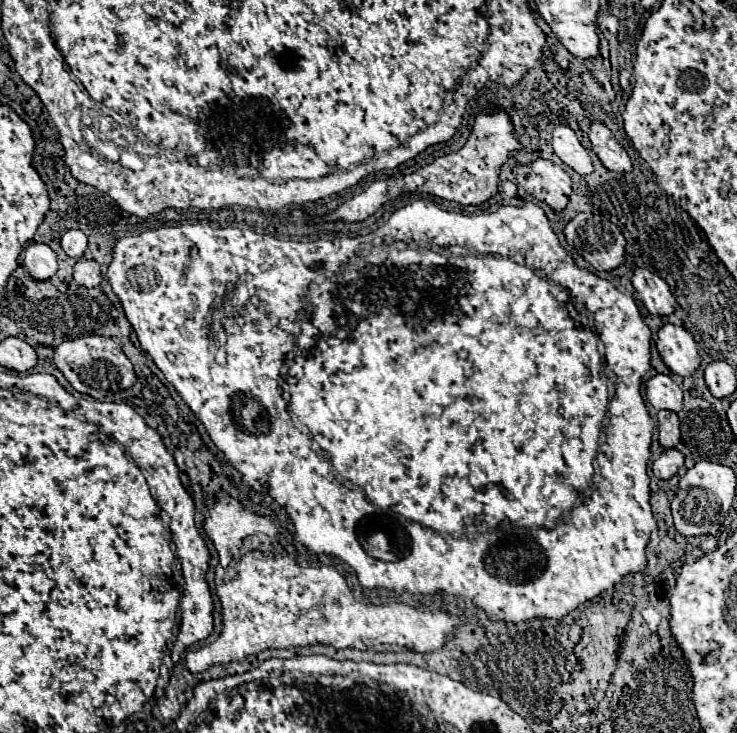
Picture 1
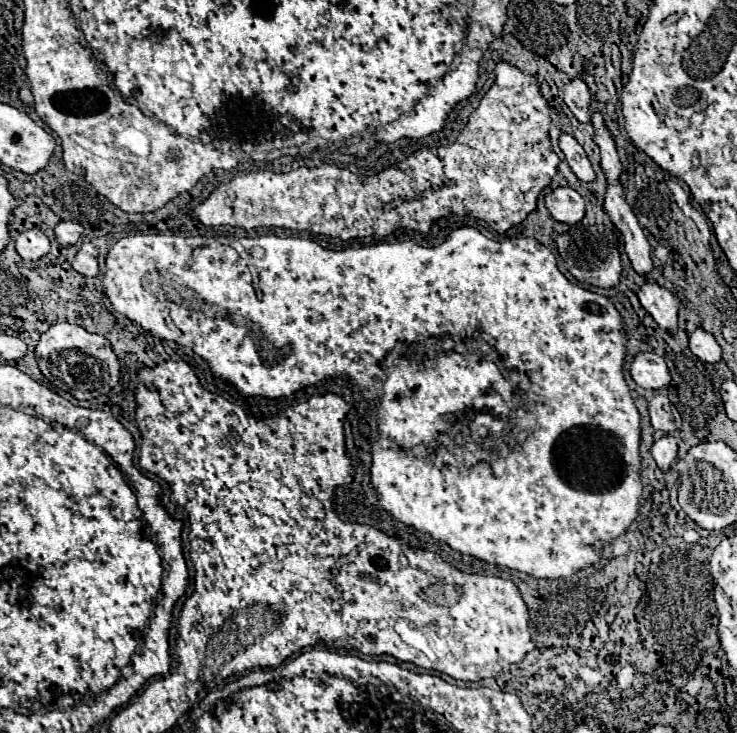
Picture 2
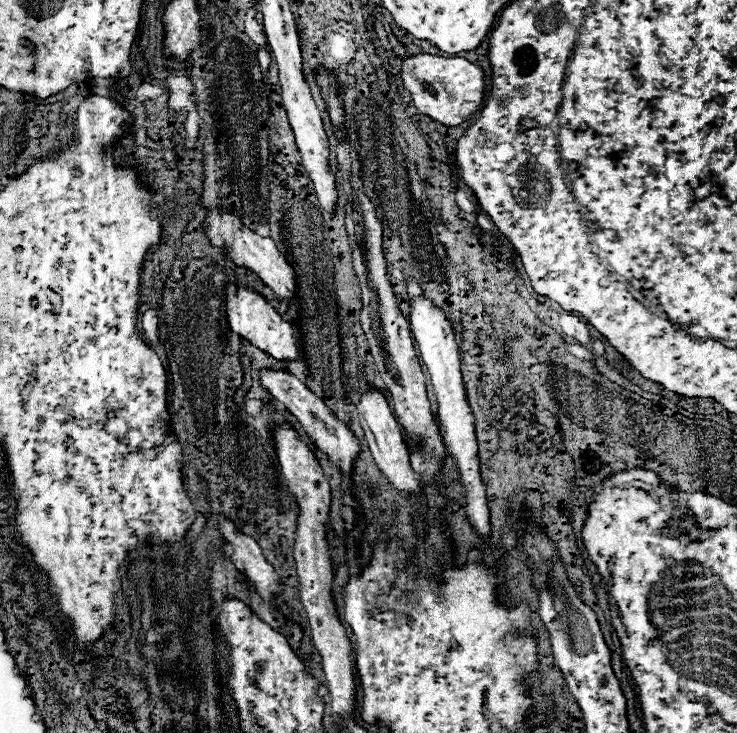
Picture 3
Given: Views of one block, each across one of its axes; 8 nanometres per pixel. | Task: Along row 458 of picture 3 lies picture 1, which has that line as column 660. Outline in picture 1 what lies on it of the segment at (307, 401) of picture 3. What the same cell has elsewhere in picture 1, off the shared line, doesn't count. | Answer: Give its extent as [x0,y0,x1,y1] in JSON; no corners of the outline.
[656,324,700,378]

